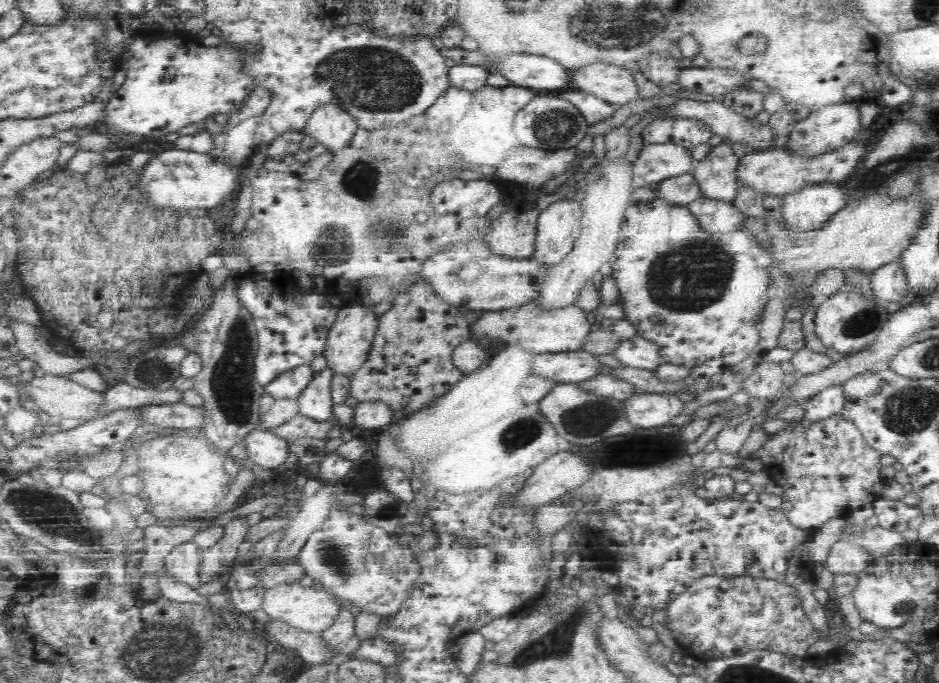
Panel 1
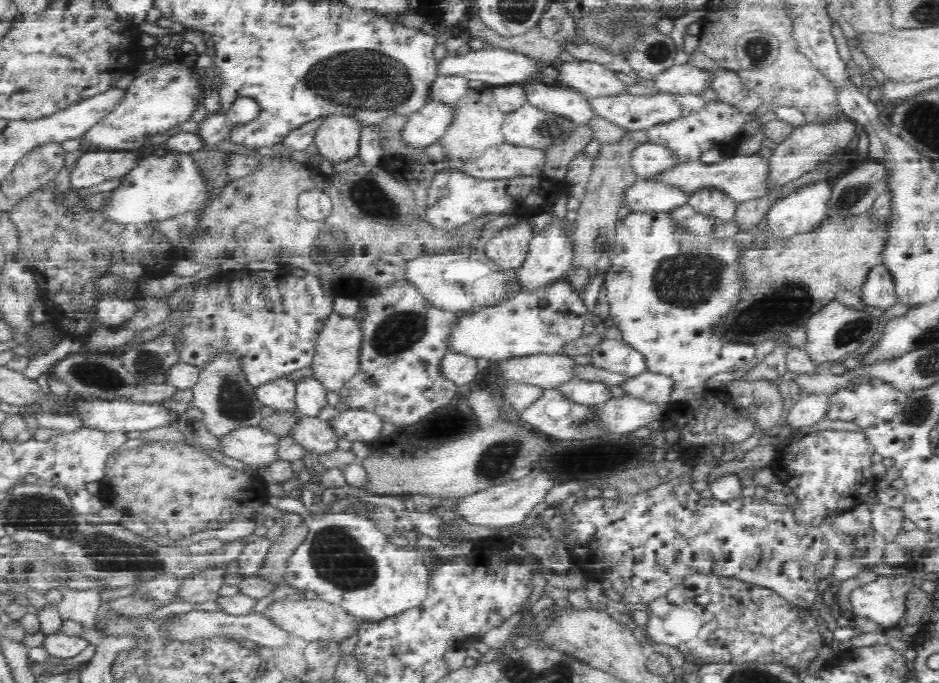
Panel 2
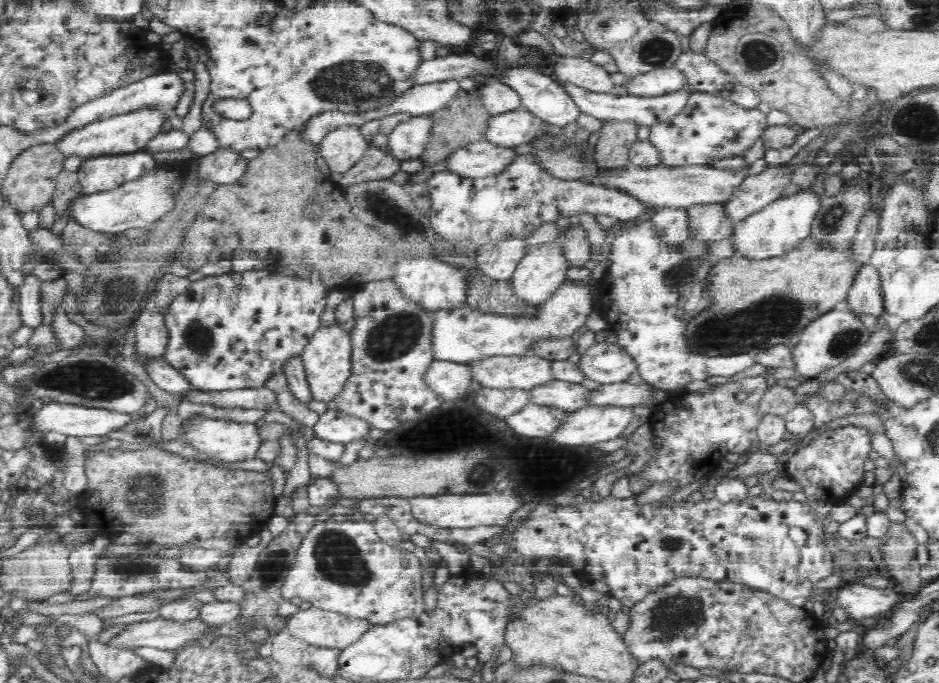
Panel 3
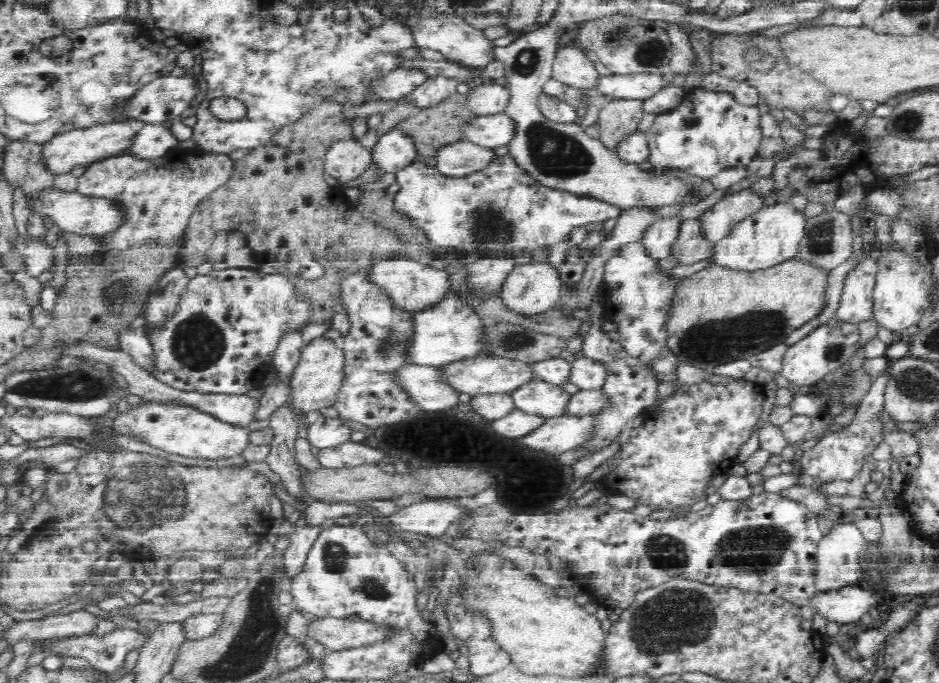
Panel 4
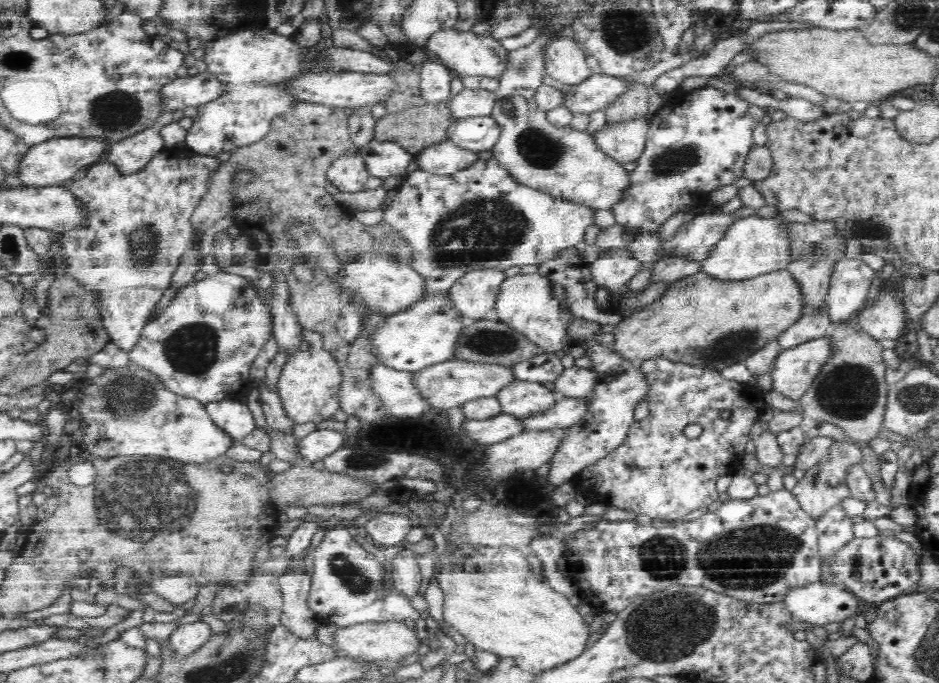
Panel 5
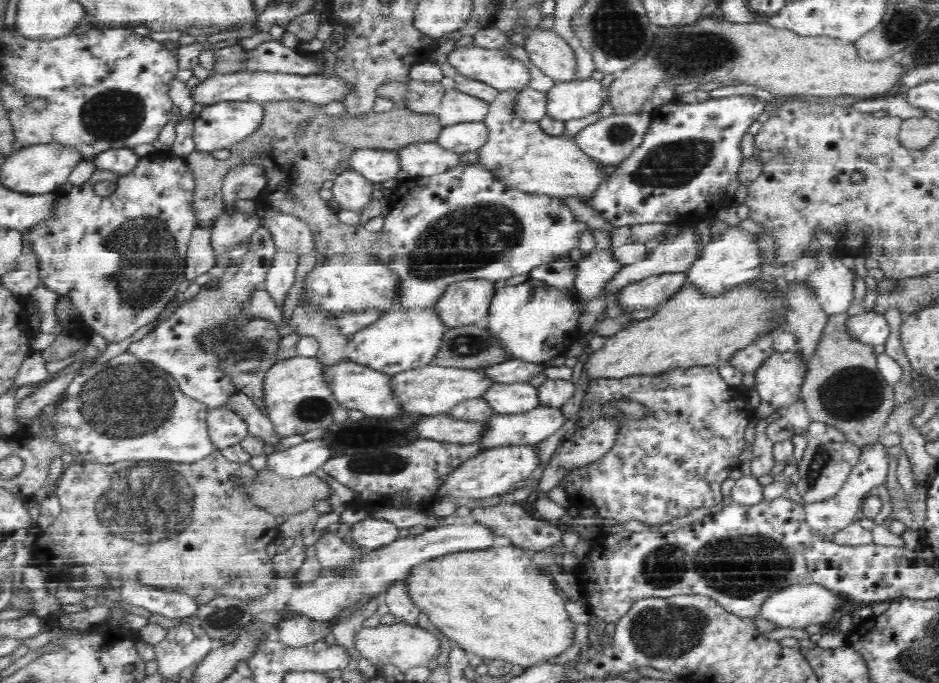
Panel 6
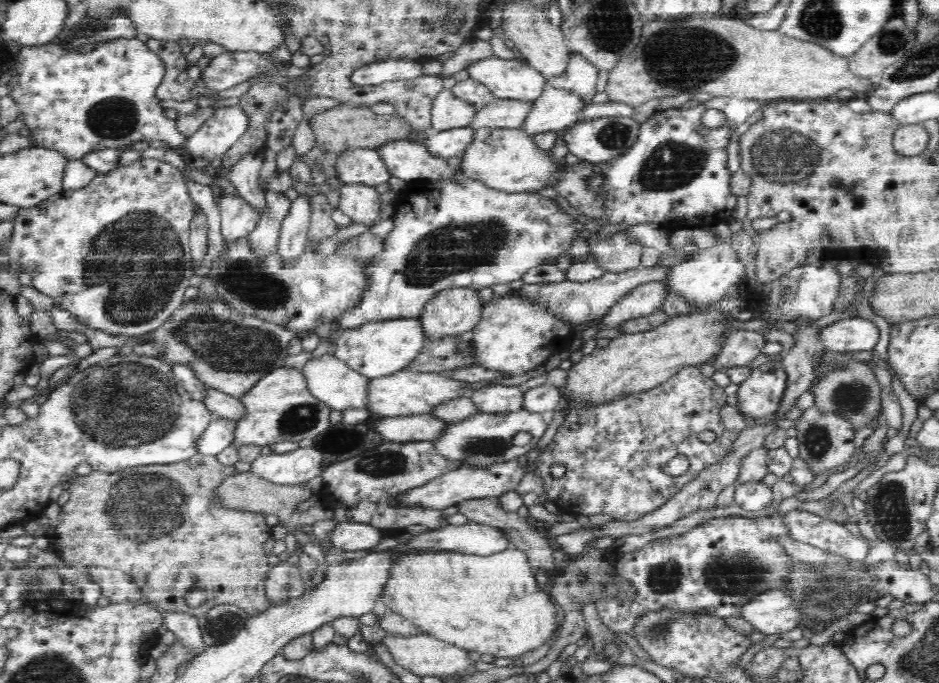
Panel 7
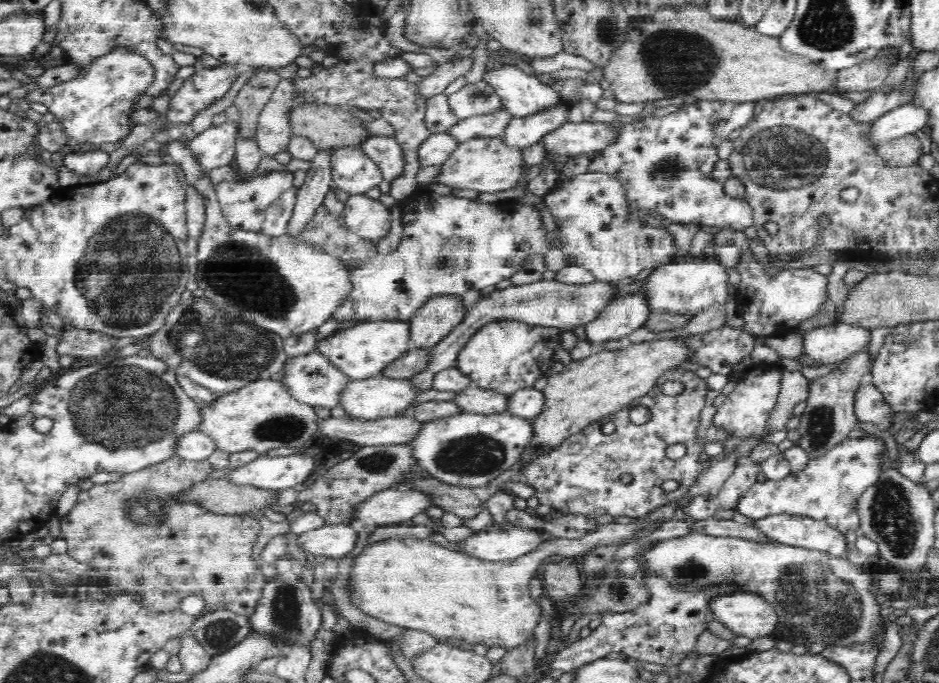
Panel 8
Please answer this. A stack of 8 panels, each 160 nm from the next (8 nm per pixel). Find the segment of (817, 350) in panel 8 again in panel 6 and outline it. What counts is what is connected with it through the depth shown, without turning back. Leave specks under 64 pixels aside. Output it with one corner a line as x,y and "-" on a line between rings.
852,312
848,320
848,331
852,337
866,344
884,344
890,336
890,324
880,312

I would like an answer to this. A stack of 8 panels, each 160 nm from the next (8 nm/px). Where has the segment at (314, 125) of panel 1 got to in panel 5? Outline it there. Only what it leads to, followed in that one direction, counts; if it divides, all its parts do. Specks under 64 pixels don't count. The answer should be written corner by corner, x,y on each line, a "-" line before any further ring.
357,151
336,156
330,162
325,176
340,191
353,193
364,190
363,186
370,175
365,157

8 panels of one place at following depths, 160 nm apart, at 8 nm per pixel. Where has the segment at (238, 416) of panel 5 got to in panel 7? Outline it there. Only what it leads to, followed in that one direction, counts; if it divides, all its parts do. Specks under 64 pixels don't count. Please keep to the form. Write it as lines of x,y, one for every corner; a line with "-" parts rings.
214,415
208,429
198,440
198,451
202,454
220,454
234,444
237,432
238,421

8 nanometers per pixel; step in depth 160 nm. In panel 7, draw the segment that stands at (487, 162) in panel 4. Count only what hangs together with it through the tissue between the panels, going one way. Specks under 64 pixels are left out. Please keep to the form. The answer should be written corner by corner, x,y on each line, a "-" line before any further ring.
418,141
390,143
378,152
384,156
393,176
404,181
437,179
452,172
446,157
433,154
426,144

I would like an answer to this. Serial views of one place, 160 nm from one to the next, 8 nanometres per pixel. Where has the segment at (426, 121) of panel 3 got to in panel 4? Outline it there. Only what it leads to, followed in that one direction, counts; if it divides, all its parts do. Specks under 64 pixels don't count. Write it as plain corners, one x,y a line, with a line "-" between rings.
398,127
379,136
372,152
372,160
385,172
398,172
419,159
412,133

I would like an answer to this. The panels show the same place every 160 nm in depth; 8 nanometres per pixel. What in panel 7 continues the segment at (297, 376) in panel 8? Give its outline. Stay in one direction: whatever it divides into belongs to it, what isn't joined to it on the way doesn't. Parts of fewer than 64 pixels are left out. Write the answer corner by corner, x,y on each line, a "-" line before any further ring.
323,355
320,358
309,361
305,366
305,372
309,376
309,391
318,396
322,402
328,403
334,410
348,410
348,408
362,408
371,410
369,392
372,378
358,373
346,362
335,356

